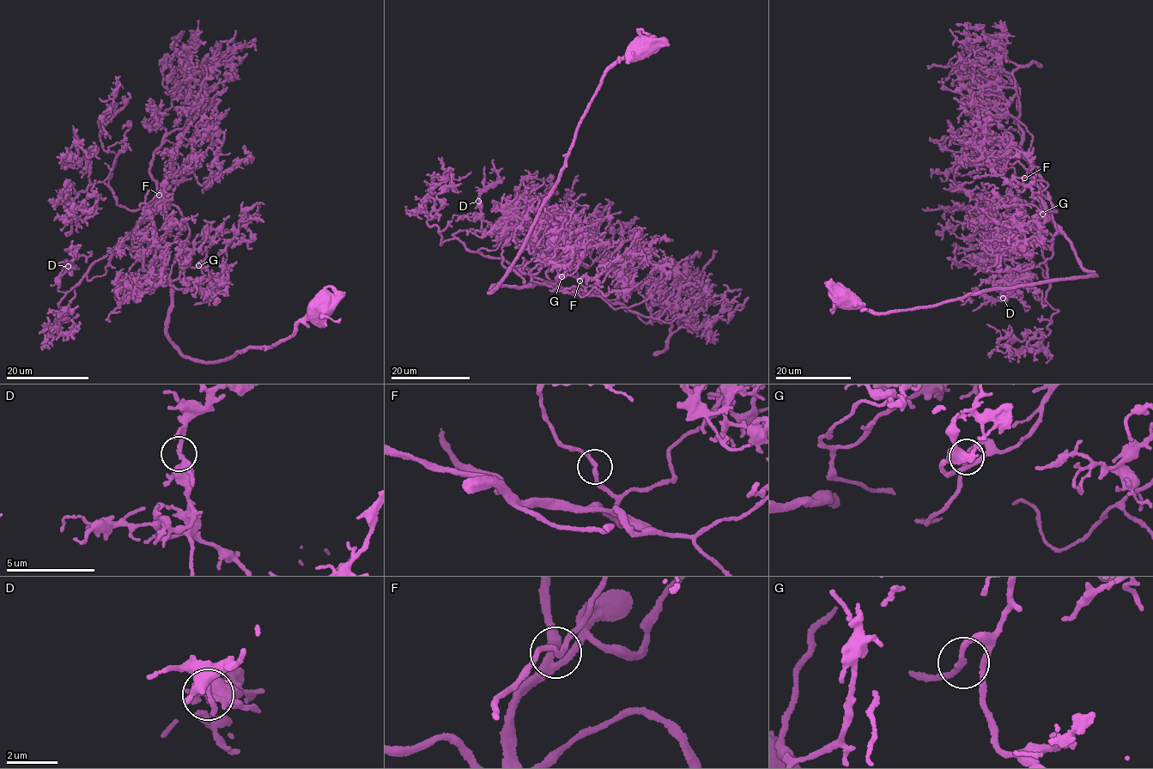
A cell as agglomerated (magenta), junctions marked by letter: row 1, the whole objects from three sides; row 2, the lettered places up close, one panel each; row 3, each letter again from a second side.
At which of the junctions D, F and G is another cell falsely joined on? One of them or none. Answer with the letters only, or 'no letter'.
no letter

